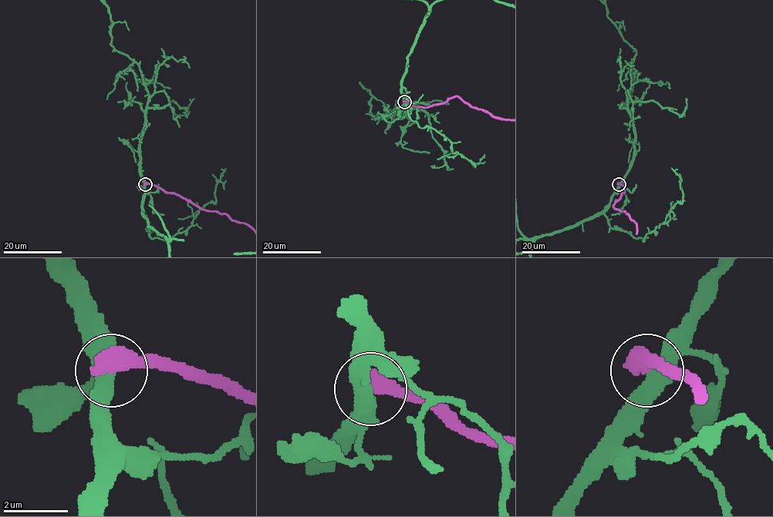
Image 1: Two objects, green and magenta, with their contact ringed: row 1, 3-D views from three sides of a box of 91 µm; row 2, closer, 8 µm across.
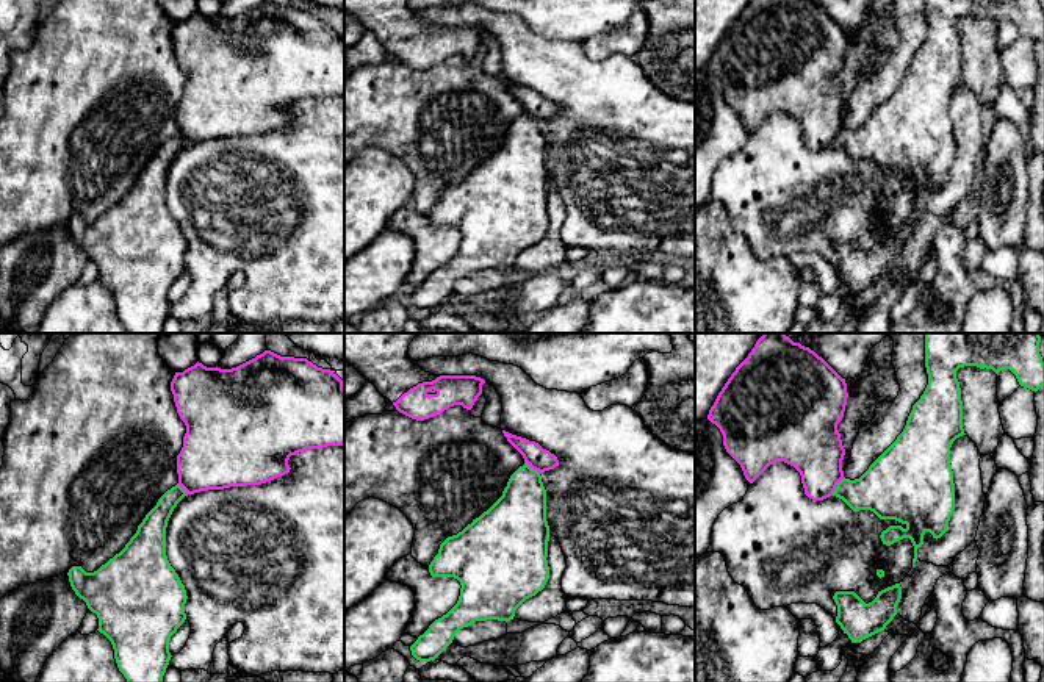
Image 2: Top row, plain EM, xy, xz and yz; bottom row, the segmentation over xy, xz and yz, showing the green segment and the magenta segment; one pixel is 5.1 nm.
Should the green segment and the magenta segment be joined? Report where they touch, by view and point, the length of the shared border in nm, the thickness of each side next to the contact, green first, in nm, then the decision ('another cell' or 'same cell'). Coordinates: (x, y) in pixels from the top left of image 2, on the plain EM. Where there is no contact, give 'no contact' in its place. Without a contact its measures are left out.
yz (836, 136) | 120 nm | 280/300 nm | another cell

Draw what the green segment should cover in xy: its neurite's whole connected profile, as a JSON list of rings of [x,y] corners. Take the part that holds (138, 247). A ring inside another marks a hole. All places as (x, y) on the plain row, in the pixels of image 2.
[[[177,133],[146,164],[125,197],[94,222],[72,216],[67,222],[75,244],[99,267],[99,282],[113,294],[114,308],[127,333],[163,333],[171,310],[169,289],[185,272],[186,239],[166,205],[166,177],[177,153],[188,142]]]

